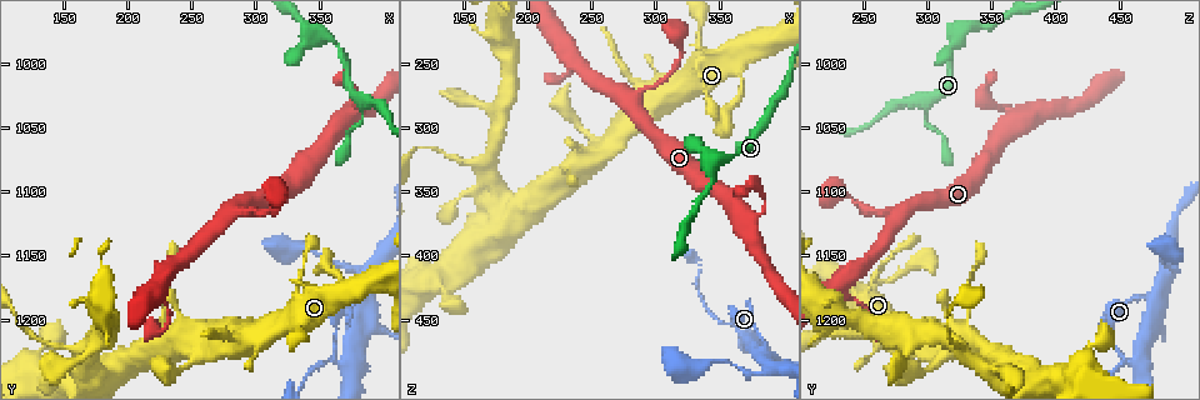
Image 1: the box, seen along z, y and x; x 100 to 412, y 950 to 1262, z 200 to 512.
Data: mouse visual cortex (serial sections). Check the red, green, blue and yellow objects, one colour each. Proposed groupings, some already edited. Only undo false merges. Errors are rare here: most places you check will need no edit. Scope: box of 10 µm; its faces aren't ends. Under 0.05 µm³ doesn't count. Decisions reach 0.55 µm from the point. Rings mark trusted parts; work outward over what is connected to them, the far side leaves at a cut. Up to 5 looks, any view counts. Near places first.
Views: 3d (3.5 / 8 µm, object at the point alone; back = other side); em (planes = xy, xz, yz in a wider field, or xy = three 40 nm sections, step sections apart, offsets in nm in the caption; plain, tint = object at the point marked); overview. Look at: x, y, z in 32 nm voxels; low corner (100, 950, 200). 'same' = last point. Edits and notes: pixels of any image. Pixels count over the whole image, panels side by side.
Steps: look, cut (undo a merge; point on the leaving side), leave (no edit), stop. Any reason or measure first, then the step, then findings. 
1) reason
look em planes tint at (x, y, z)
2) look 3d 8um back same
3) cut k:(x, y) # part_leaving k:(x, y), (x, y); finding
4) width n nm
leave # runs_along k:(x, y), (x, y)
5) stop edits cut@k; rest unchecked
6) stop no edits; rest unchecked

looks like a crossing
look 3d 3.5um at (372, 1234, 464)

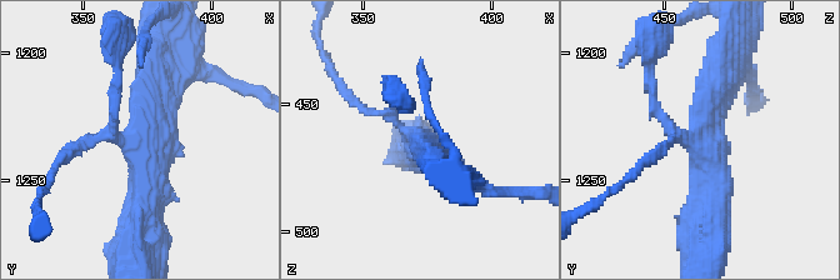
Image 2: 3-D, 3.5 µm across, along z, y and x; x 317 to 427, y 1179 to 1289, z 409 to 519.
arms 4; arm_widths 100, 100, 350, 500 nm
look em xy step 2 tint at (371, 1234, 463)

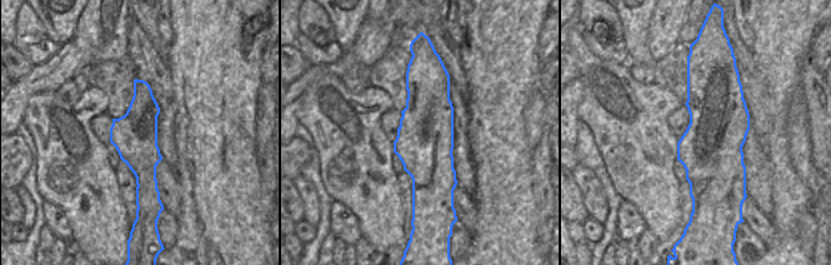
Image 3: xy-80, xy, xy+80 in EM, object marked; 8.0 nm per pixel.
leave # runs_along 2:(398, 89), (394, 121), (435, 163); all the same cell

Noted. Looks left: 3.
abrupt turn
look 3d 8um at (388, 1160, 488)

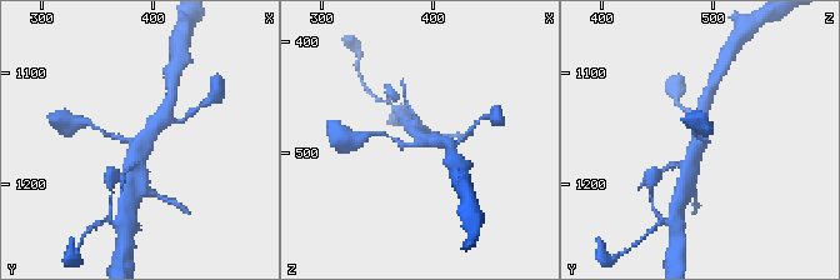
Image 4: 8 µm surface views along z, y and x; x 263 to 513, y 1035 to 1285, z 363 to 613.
closer look
look 3d 3.5um same

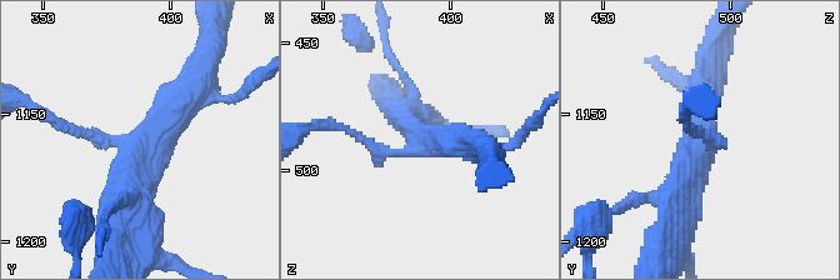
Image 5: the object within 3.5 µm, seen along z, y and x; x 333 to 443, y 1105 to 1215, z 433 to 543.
arms 3; arm_widths 150, 400, 450 nm; need the tissue
look em planes tint at (388, 1161, 489)

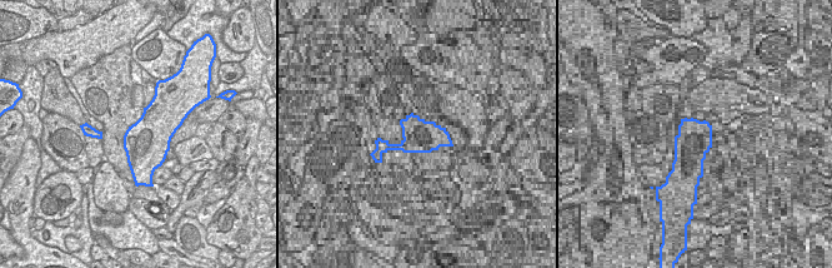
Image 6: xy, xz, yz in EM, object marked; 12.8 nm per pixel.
width 600 nm
leave # runs_along 5:(130, 218), (138, 141), (65, 126); all the same cell

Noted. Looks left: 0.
stop no edits; rest unchecked

